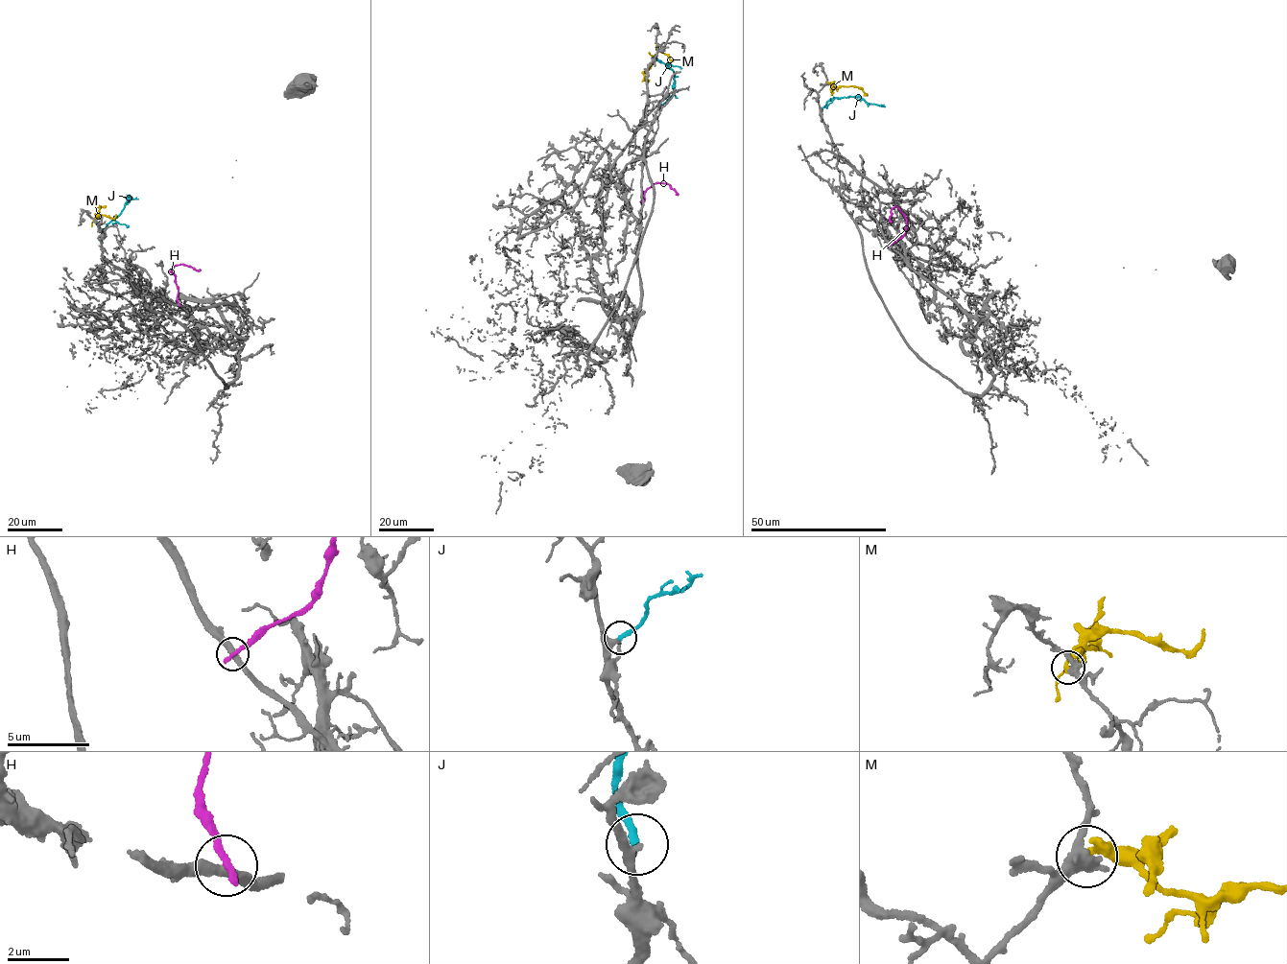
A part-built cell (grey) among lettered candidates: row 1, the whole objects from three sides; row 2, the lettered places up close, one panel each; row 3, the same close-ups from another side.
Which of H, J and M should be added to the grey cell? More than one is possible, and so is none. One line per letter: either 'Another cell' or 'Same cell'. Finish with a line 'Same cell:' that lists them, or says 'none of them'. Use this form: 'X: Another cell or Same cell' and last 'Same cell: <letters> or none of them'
H: Another cell
J: Same cell
M: Another cell
Same cell: J

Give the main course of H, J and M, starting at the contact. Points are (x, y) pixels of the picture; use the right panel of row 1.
H: (890, 245), (906, 230), (906, 219), (896, 207), (890, 211), (891, 222)
J: (822, 107), (836, 98), (856, 96), (885, 106)
M: (826, 83), (839, 87), (856, 86), (861, 88), (865, 95)

